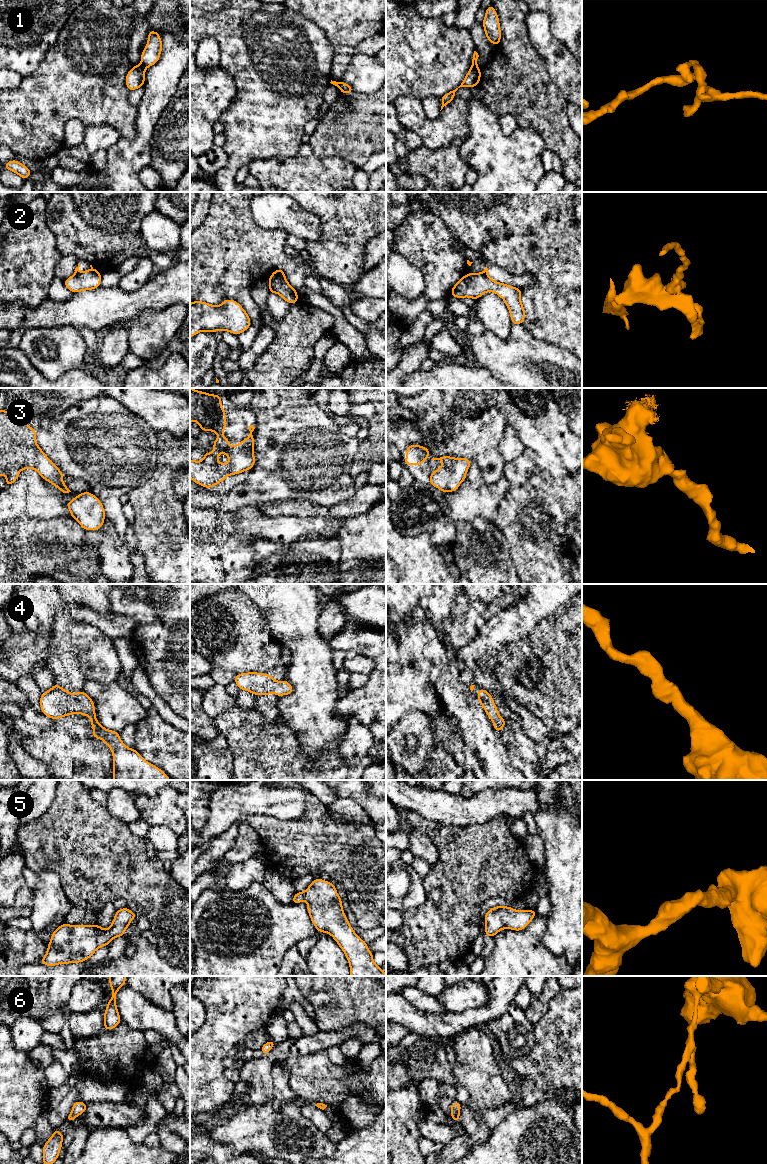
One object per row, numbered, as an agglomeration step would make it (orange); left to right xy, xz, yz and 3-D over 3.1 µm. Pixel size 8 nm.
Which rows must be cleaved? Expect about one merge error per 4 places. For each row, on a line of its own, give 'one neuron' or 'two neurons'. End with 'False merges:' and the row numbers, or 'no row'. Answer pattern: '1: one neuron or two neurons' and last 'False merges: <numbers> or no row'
1: two neurons
2: two neurons
3: one neuron
4: one neuron
5: one neuron
6: two neurons
False merges: 1, 2, 6

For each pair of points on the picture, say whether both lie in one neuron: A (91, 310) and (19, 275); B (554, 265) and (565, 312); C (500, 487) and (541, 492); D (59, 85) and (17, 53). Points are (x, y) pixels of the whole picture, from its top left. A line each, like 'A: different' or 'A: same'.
A: different
B: same
C: different
D: different

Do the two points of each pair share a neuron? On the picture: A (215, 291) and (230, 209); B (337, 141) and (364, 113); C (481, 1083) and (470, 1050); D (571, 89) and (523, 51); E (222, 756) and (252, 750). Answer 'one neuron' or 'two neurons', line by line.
A: one neuron
B: one neuron
C: one neuron
D: two neurons
E: two neurons

